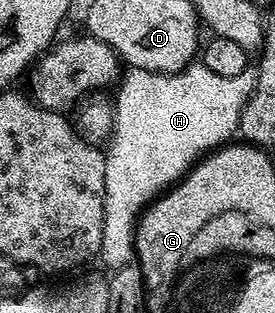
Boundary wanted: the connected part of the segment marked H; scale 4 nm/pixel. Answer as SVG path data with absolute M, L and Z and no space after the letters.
M193 62L181 72L165 74L162 72L147 72L141 68L134 68L123 73L119 81L118 89L120 93L116 96L116 116L112 125L112 135L110 143L106 148L104 161L106 162L106 194L104 195L104 225L102 226L102 242L100 243L99 259L104 259L104 264L108 270L115 270L133 263L134 260L134 233L140 218L140 213L173 184L184 179L189 168L197 163L205 154L227 145L229 141L237 135L240 127L240 115L246 106L246 102L252 96L252 91L256 88L256 74L251 67L242 70L242 74L234 74L234 78L222 78L222 74L214 74L203 62Z

